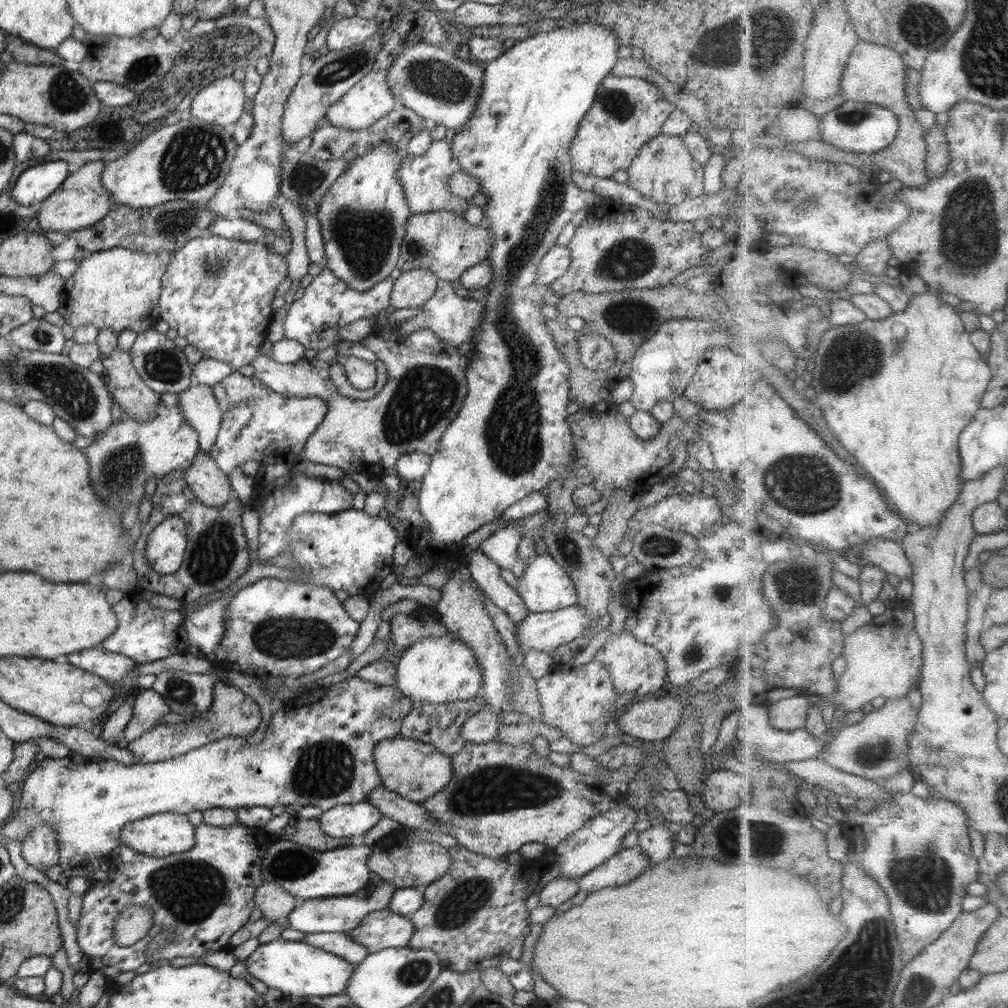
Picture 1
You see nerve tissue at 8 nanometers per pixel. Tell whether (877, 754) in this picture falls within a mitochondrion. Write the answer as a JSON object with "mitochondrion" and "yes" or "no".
{"mitochondrion":"yes"}

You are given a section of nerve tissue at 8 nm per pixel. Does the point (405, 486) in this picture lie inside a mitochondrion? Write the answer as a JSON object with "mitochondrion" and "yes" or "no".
{"mitochondrion":"no"}

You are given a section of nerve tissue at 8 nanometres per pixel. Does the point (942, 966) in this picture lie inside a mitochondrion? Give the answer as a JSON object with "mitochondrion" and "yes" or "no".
{"mitochondrion":"no"}

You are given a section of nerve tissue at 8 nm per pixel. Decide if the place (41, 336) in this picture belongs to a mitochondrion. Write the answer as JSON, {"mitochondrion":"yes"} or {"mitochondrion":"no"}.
{"mitochondrion":"yes"}

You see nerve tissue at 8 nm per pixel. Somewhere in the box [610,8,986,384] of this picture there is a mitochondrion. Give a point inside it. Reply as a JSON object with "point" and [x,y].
{"point":[768,37]}

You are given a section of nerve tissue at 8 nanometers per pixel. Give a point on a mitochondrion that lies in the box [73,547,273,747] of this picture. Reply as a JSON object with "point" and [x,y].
{"point":[181,693]}

